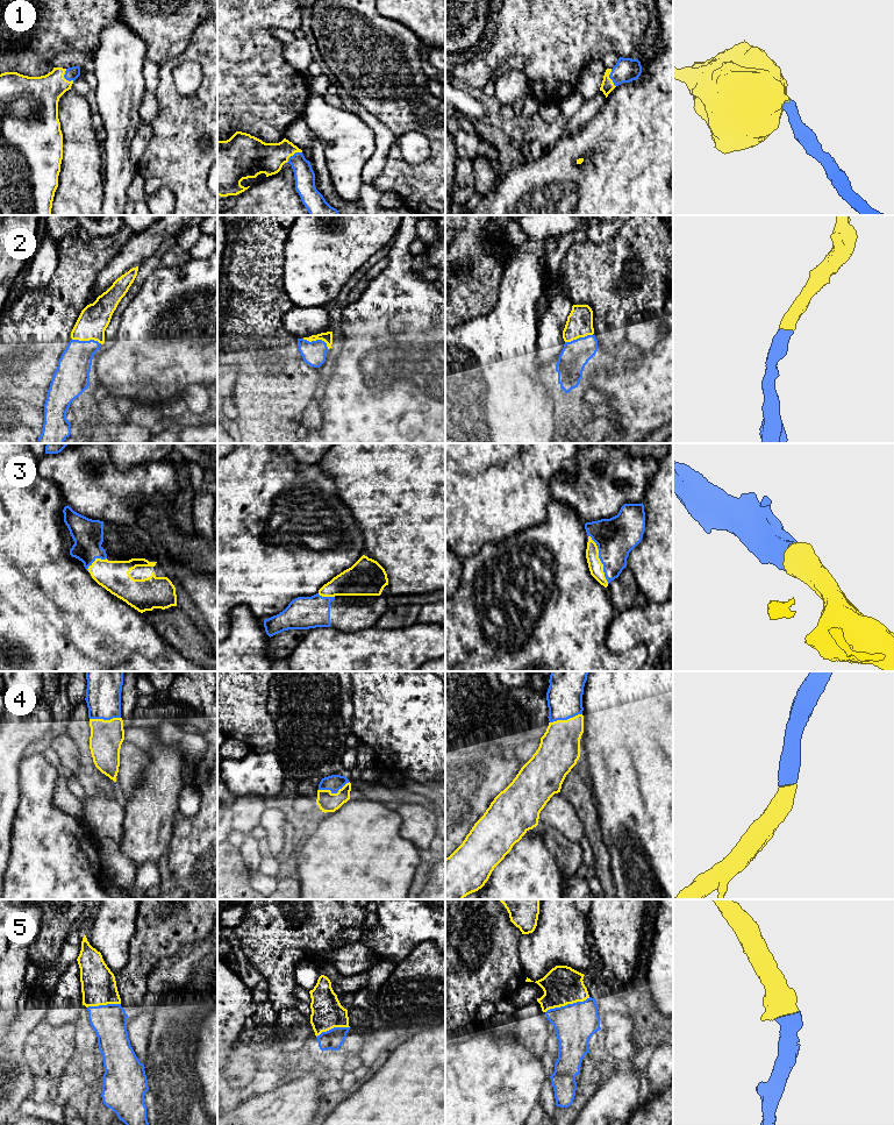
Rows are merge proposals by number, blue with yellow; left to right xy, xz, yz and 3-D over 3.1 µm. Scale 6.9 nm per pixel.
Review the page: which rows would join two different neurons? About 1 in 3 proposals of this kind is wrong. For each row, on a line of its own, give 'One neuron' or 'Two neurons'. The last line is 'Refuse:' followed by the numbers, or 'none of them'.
1: One neuron
2: One neuron
3: One neuron
4: One neuron
5: One neuron
Refuse: none of them

